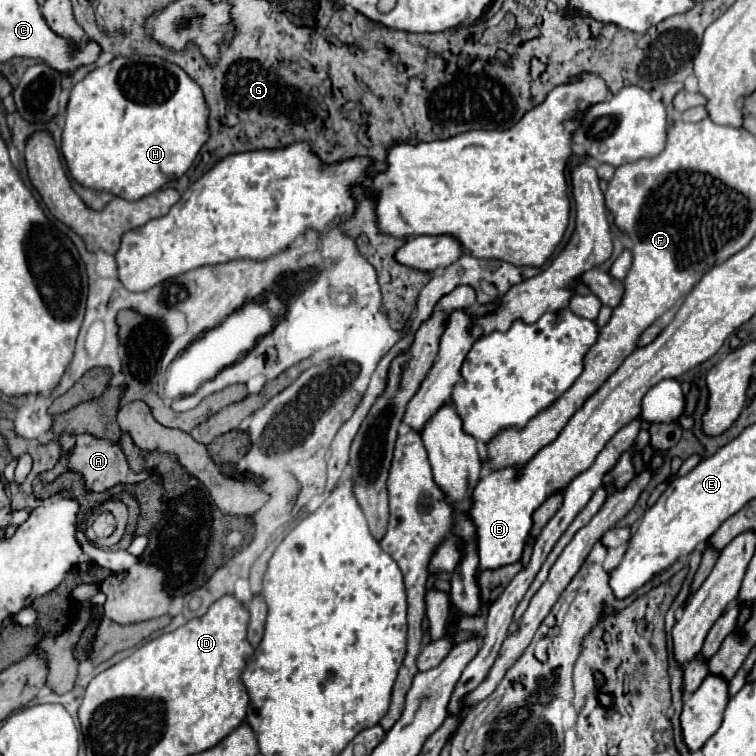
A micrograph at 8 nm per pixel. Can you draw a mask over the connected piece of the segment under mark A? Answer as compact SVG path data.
M79 434L77 436L77 444L75 448L71 450L71 462L69 462L69 468L79 472L83 478L85 478L85 486L91 490L91 492L103 492L103 490L109 490L113 488L115 484L129 484L129 482L143 482L147 480L153 470L143 470L143 472L133 472L129 468L129 462L127 462L127 456L125 452L121 450L121 446L117 442L111 442L107 438L97 438L97 436L91 436L91 434Z

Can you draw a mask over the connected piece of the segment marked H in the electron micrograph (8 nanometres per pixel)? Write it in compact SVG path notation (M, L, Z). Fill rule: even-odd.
M119 56L107 66L97 66L71 90L65 110L60 153L70 178L87 188L97 188L125 200L141 200L169 182L181 178L201 146L209 140L209 106L203 90L183 68L157 56Z

